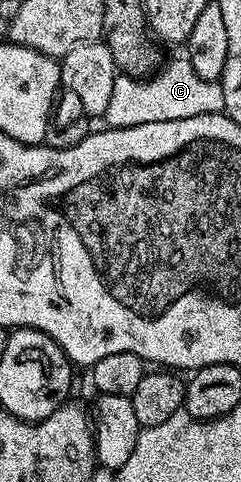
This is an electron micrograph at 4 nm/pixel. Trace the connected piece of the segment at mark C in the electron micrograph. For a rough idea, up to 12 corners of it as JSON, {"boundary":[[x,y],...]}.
{"boundary":[[187,56],[151,77],[117,74],[107,126],[221,114],[219,80]]}

